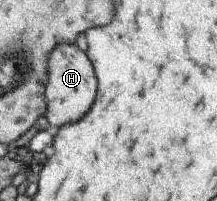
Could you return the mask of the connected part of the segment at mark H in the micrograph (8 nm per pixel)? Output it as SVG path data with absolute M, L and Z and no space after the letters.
M60 45L52 50L47 65L49 75L46 86L46 117L53 127L62 127L66 123L80 121L96 97L96 75L90 59L76 45Z

